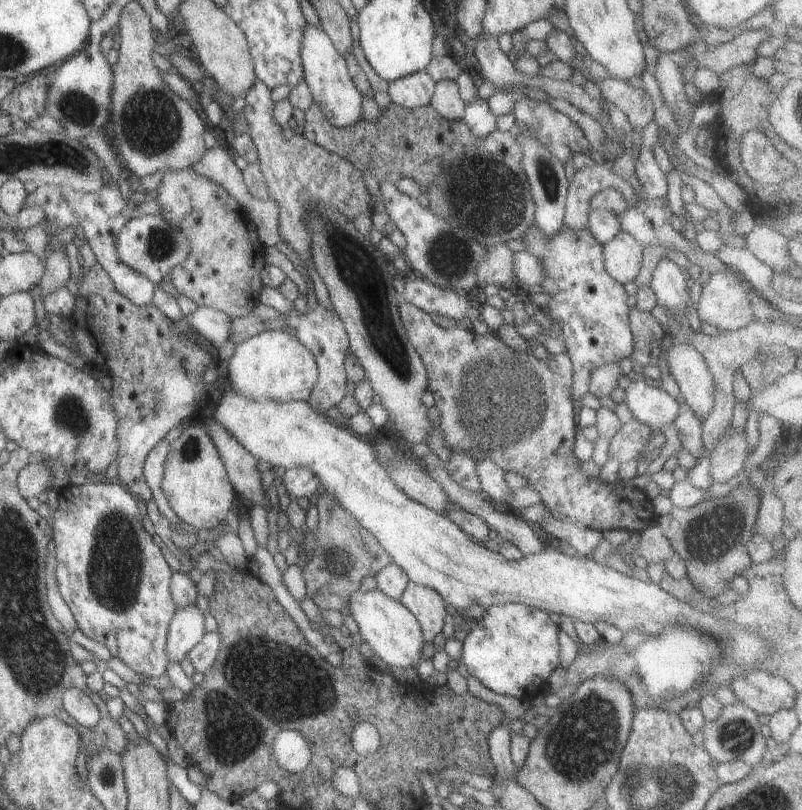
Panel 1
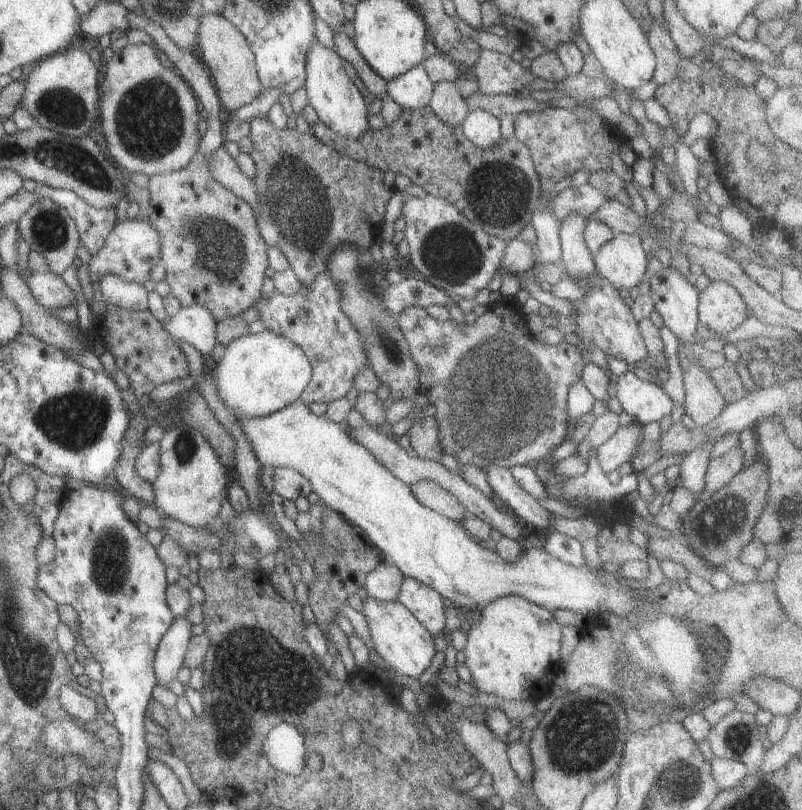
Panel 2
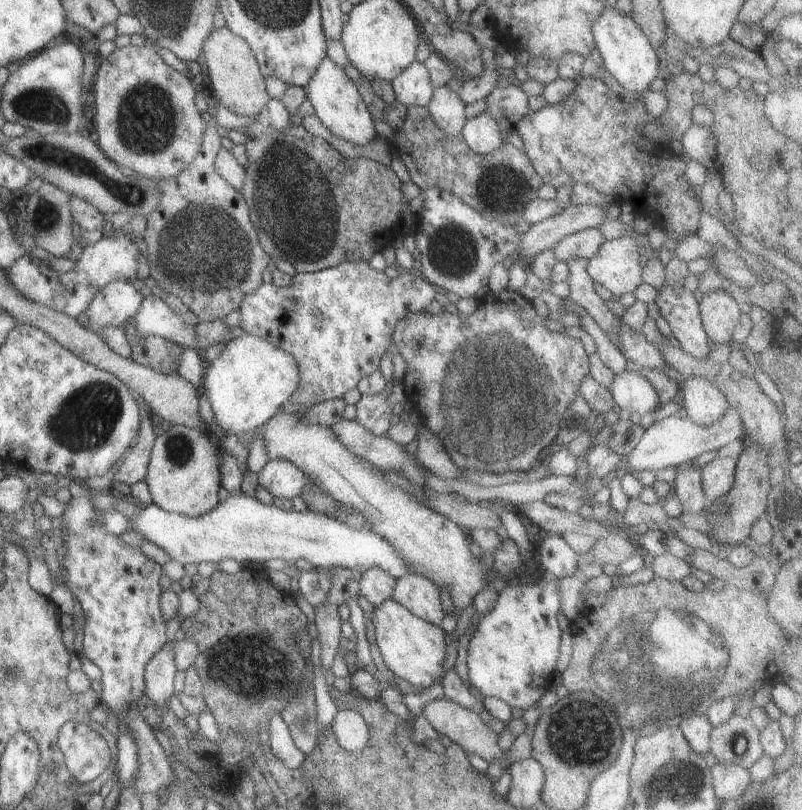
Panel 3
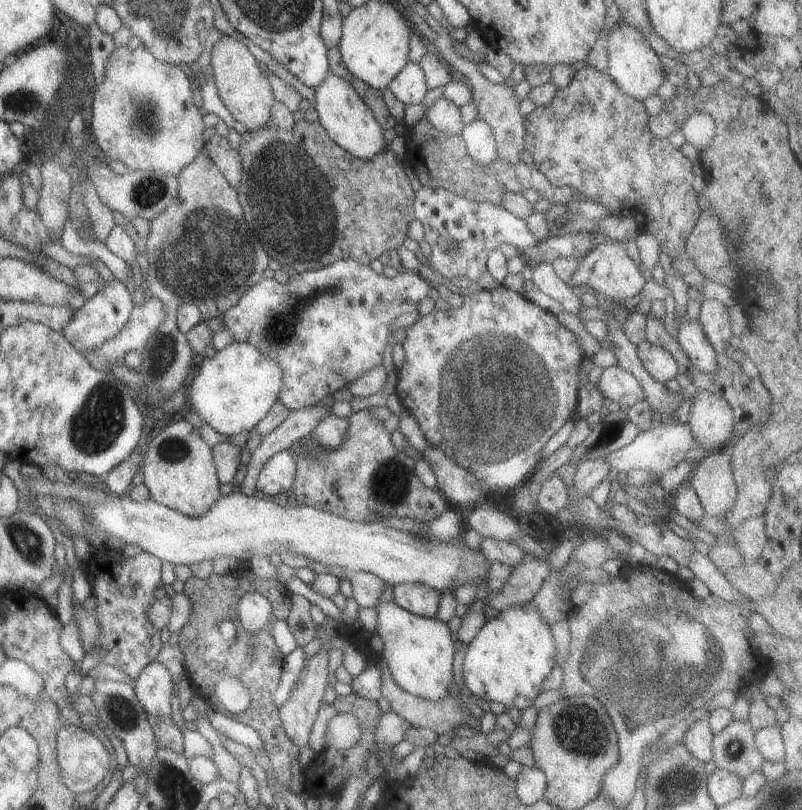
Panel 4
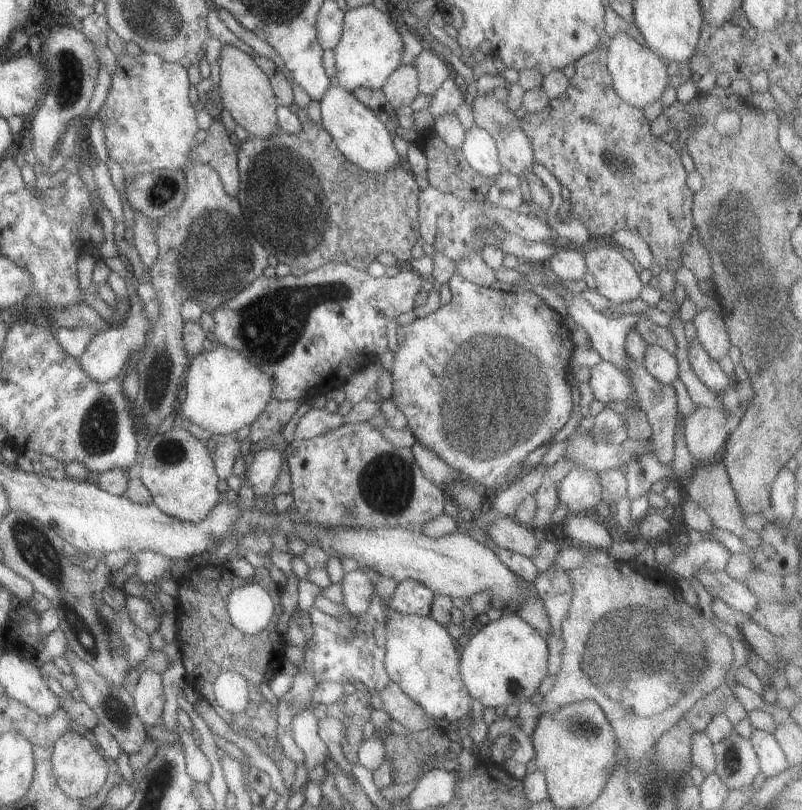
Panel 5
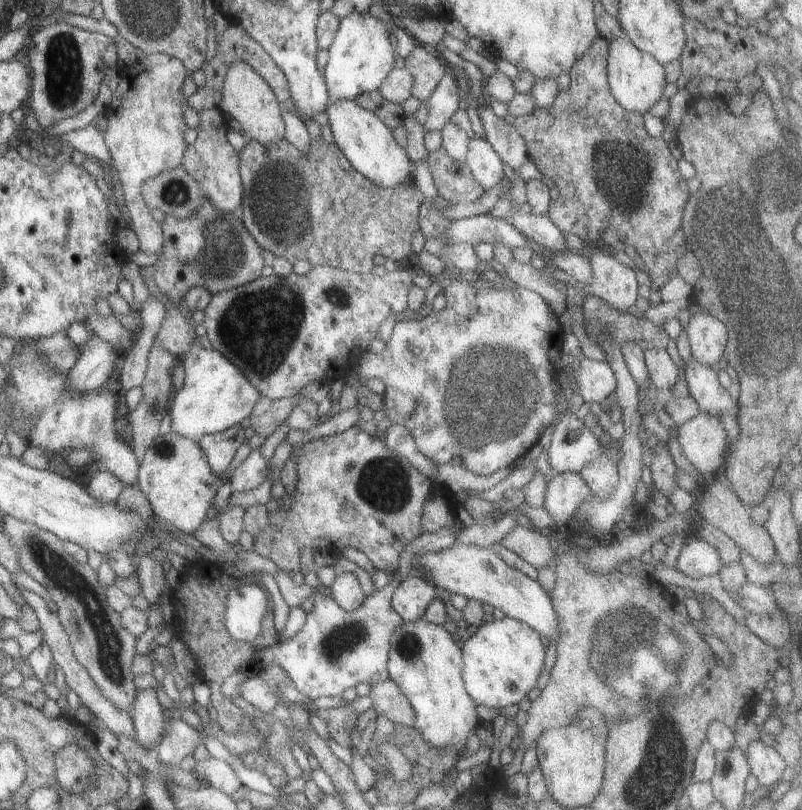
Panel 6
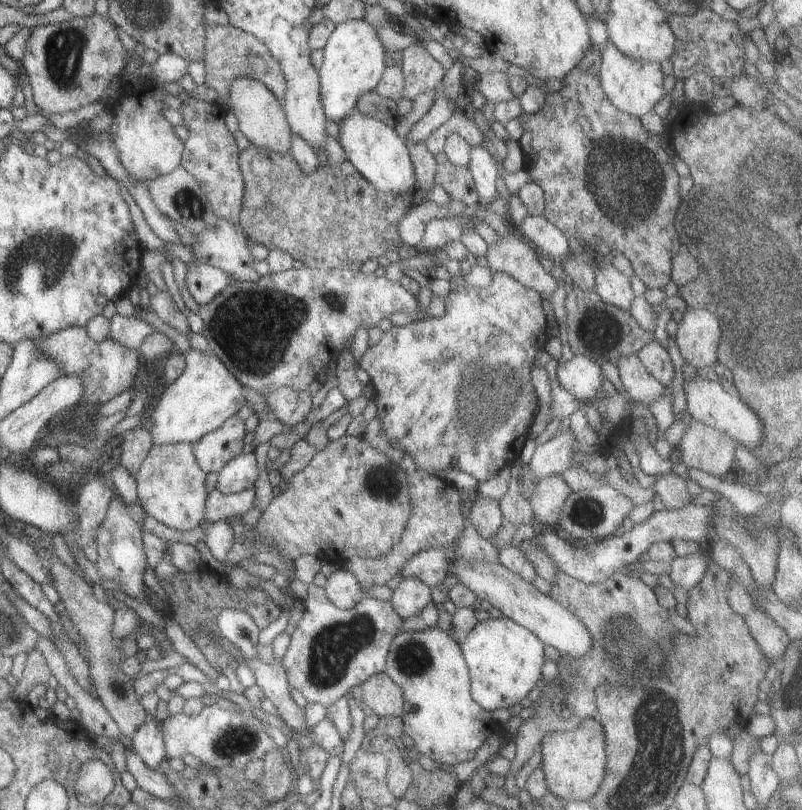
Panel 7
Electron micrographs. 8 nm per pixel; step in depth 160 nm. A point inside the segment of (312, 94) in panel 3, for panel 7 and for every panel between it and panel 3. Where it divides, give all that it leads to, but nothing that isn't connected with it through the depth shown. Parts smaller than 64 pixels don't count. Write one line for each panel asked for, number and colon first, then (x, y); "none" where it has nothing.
4: (347, 121)
5: (362, 140)
6: (369, 147)
7: (381, 157)

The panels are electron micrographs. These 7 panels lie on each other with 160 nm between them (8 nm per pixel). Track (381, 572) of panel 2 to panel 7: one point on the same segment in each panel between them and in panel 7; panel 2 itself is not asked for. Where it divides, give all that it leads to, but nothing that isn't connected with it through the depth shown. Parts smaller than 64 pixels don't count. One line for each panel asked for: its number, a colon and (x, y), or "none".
3: (375, 585)
4: (366, 588)
5: (356, 588)
6: (344, 589)
7: (341, 588)

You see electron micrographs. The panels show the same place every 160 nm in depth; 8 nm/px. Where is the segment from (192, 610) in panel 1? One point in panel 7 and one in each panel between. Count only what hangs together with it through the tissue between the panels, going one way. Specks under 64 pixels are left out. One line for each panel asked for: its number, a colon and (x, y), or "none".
2: (172, 646)
3: (158, 673)
4: (153, 686)
5: (147, 698)
6: (145, 712)
7: (146, 741)

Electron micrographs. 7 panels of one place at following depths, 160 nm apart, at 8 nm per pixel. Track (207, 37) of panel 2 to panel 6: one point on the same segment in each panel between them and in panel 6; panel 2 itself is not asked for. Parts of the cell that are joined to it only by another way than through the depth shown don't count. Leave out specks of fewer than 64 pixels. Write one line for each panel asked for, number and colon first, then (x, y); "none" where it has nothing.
3: (238, 86)
4: (245, 92)
5: (243, 89)
6: (245, 97)

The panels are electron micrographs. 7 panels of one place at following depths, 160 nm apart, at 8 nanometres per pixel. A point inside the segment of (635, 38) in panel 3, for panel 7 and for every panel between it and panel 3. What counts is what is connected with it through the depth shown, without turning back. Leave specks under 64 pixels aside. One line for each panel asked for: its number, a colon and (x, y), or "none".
4: (632, 65)
5: (638, 75)
6: (635, 79)
7: (633, 86)

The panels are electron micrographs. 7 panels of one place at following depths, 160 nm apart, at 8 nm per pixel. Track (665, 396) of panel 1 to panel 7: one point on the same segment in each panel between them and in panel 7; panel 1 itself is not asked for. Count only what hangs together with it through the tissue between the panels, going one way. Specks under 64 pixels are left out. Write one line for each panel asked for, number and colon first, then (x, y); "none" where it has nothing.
2: (644, 402)
3: (629, 390)
4: (616, 385)
5: (608, 384)
6: (595, 381)
7: (580, 376)

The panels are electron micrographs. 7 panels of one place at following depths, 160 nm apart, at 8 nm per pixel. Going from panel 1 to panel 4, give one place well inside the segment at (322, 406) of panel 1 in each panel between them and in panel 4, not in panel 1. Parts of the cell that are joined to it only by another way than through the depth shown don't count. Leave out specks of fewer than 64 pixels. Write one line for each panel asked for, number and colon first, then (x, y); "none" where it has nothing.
2: (311, 318)
3: (336, 323)
4: (325, 327)

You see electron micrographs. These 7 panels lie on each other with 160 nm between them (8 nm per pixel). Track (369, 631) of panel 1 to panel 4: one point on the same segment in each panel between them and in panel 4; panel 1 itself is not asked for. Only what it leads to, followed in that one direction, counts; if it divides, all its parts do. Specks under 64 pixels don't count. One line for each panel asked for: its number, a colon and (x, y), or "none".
2: (405, 646)
3: (412, 649)
4: (418, 652)

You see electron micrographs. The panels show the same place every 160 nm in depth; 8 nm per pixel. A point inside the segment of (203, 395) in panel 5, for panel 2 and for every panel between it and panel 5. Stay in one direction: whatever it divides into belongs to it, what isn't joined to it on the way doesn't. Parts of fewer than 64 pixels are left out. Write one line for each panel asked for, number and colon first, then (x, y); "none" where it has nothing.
2: (259, 373)
3: (250, 379)
4: (233, 389)

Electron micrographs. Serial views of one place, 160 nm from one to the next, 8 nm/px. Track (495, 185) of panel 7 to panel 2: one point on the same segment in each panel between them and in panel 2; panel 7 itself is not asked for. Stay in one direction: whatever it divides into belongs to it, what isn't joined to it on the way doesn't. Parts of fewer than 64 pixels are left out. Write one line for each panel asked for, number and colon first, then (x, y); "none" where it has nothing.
2: (481, 128)
3: (481, 133)
4: (478, 141)
5: (478, 148)
6: (484, 165)

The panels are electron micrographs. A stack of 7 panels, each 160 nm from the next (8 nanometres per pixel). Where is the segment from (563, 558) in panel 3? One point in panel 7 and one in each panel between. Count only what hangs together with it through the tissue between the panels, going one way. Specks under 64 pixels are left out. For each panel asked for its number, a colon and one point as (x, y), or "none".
4: (506, 661)
5: (502, 662)
6: (501, 660)
7: (503, 659)

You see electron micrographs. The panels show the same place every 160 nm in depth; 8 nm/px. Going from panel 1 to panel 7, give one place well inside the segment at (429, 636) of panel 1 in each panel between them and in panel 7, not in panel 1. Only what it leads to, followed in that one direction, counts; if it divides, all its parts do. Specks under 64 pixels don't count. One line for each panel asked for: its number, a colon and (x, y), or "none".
2: (423, 603)
3: (417, 595)
4: (418, 599)
5: (410, 598)
6: (410, 598)
7: (411, 595)

